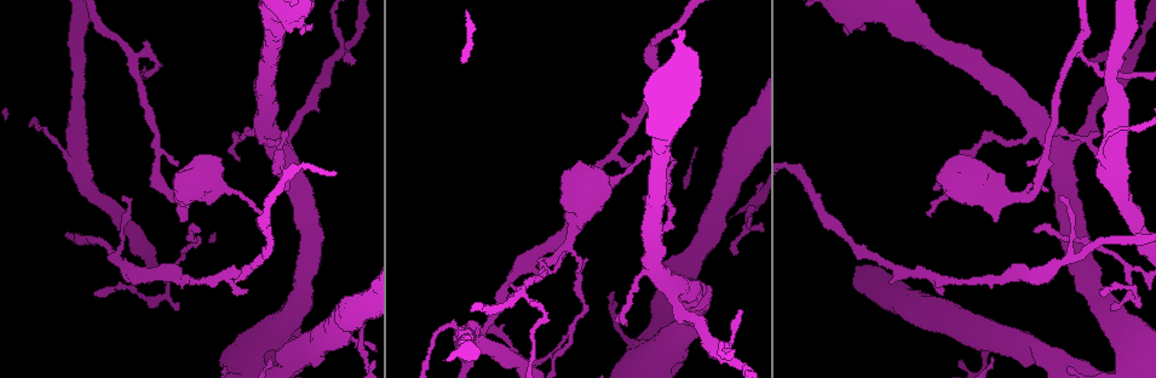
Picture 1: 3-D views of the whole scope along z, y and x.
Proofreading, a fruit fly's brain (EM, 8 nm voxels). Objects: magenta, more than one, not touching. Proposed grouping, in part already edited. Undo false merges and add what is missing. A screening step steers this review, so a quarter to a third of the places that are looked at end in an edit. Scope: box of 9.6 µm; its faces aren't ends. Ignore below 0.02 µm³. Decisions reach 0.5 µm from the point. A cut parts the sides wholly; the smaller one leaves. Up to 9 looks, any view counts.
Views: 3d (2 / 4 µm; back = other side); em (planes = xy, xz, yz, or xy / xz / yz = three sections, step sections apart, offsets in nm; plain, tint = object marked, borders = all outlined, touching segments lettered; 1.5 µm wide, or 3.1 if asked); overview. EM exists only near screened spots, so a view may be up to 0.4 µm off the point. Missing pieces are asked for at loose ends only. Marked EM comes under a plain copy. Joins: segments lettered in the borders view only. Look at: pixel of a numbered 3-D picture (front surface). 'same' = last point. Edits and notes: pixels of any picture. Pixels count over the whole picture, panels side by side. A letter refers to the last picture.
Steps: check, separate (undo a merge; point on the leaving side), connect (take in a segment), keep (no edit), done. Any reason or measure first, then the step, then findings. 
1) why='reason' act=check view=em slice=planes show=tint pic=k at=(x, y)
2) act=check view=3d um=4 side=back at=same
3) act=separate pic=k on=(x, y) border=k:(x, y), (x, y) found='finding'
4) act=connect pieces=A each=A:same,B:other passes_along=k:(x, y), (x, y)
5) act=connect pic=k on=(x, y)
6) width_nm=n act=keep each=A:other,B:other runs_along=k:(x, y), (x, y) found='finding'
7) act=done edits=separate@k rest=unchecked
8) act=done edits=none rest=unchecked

why='branch stops here' act=check view=em slice=xz step=4 show=tint pic=1 at=(649, 149)

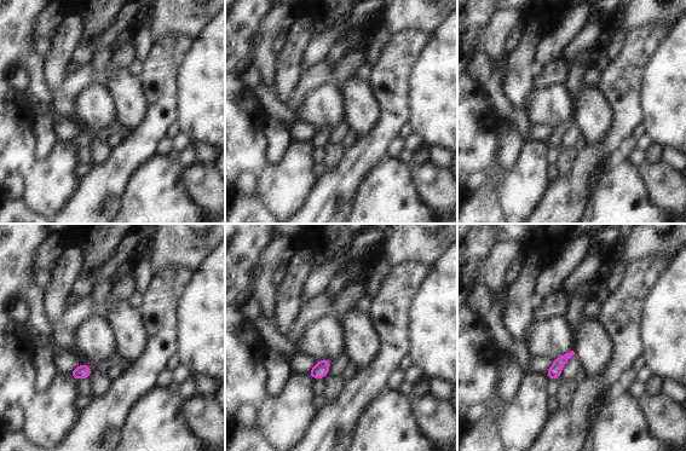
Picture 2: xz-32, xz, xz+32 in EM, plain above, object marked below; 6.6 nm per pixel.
act=check view=em slice=planes show=borders at=same

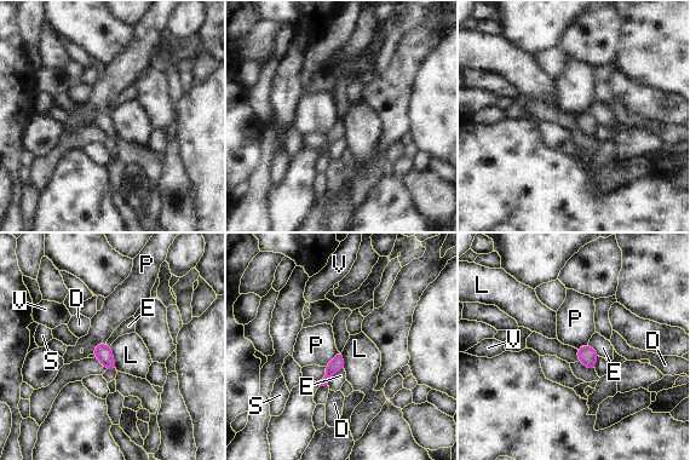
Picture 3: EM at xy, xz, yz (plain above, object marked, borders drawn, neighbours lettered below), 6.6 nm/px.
act=keep each=D:other,E:other,L:other,P:other,S:other,V:other border=3:(105, 343), (98, 343), (92, 354) found='no lettered segment goes on from it'

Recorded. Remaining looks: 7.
why='free end' act=check view=3d um=2 pic=1 at=(944, 291)

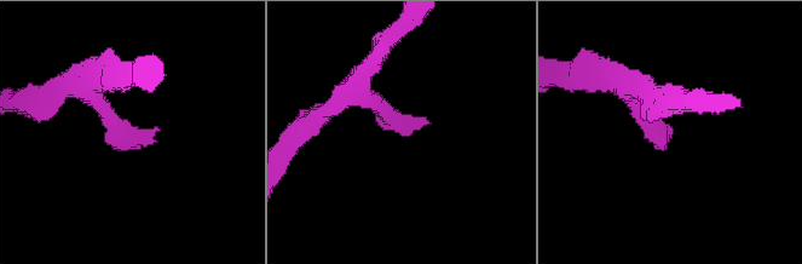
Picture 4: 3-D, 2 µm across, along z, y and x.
act=check view=em slice=yz step=8 show=borders pic=4 at=(159, 131)

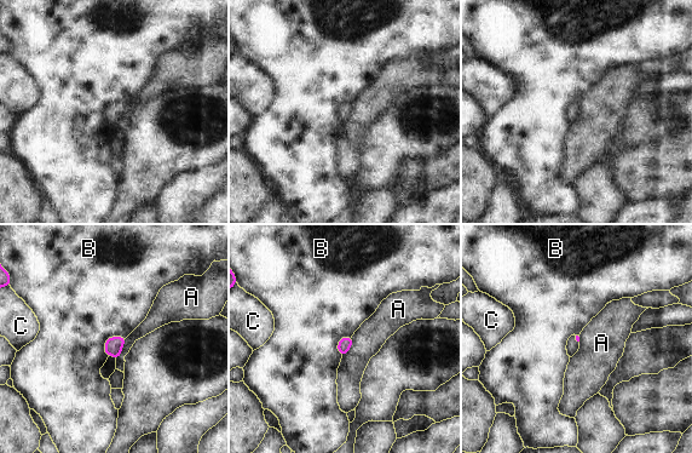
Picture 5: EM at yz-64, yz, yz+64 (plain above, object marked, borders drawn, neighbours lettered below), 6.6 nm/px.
longest_contact=B:180nm act=keep each=A:other,B:other,C:other border=5:(126, 338), (121, 355), (116, 359) found='none of them fits'

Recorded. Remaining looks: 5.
why='stops while still wide' act=check view=em slice=yz step=4 show=tint pic=1 at=(995, 221)

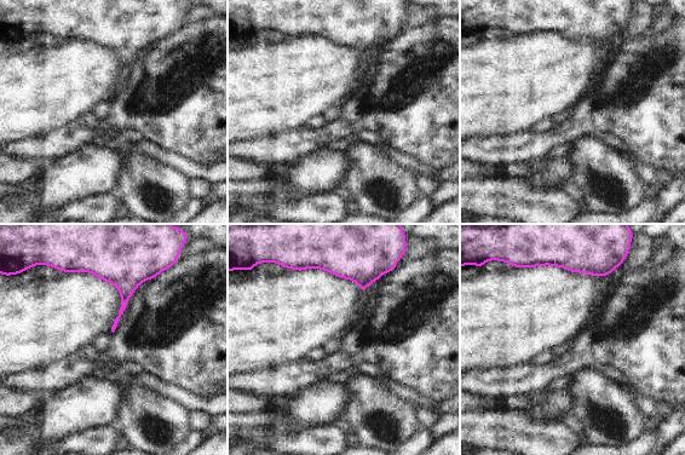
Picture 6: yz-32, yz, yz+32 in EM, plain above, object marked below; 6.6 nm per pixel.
why='another direction' act=check view=em slice=planes show=borders at=same

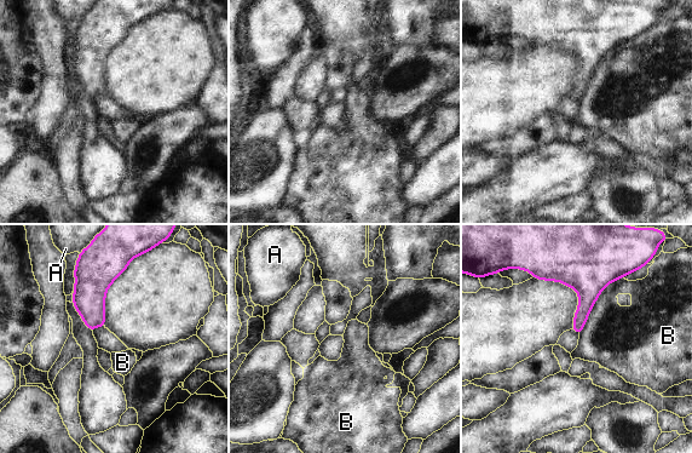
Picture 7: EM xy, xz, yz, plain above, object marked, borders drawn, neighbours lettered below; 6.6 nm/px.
act=keep each=A:other,B:other border=7:(623, 276), (604, 288), (580, 334) found='no lettered segment goes on from it'

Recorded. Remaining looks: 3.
why='two arms in line, one across' act=check view=3d um=4 pic=1 at=(519, 294)

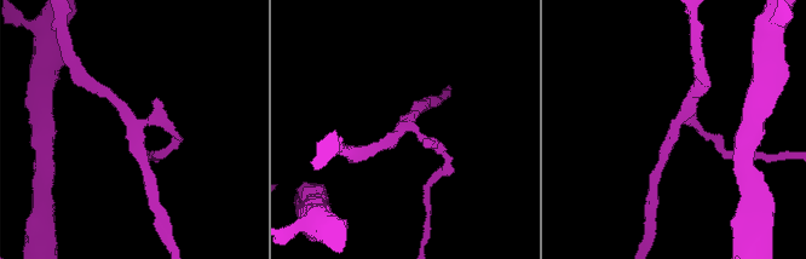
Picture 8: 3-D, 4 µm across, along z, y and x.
arms=3 why='shape alone is not enough' act=check view=em slice=planes show=tint pic=8 at=(409, 125)

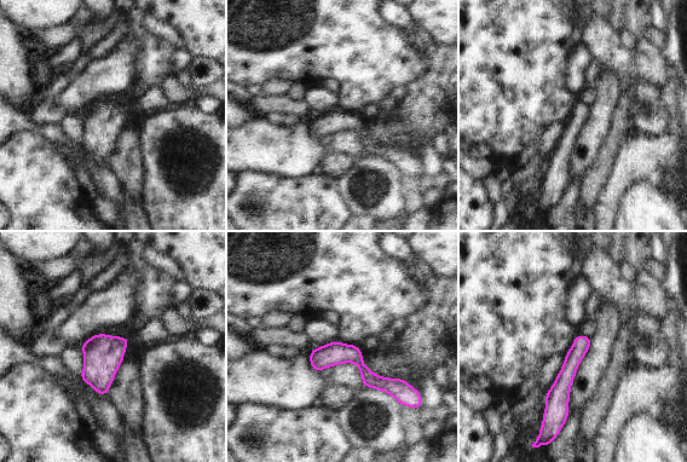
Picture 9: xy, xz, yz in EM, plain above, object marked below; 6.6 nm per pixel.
act=check view=em slice=planes show=borders at=same

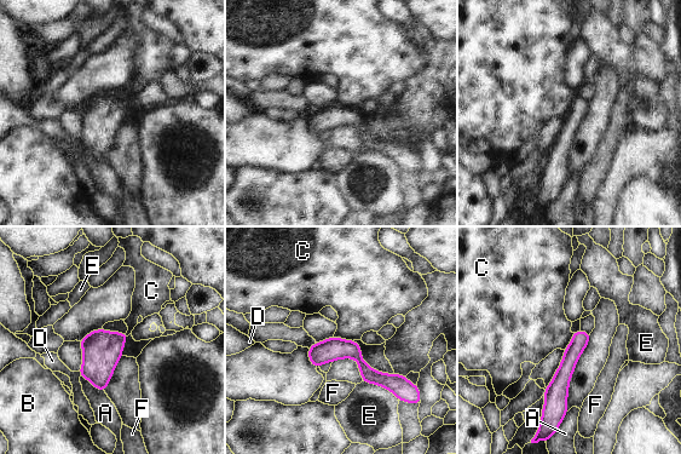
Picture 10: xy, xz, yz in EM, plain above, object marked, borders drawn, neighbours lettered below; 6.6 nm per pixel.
width_nm=110 act=keep each=A:other,B:other,C:other,D:other,E:other,F:other found='all the same neuron'

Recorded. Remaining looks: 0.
act=done edits=none rest=unchecked

